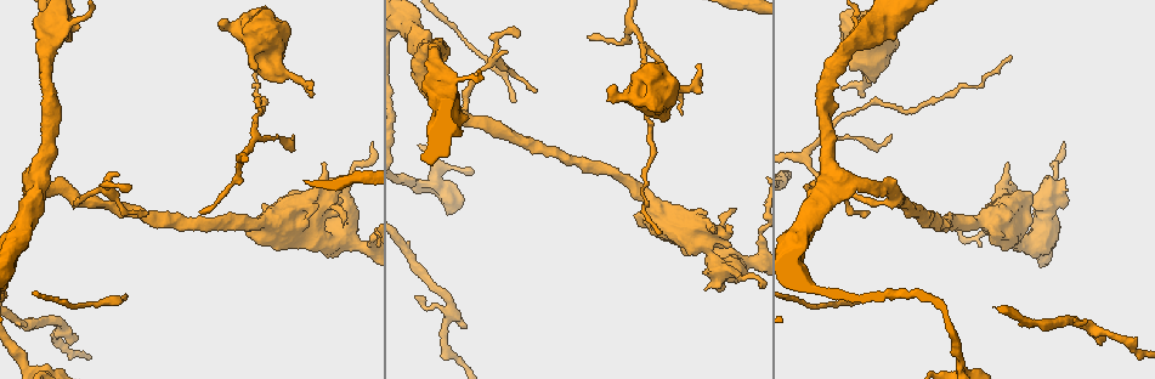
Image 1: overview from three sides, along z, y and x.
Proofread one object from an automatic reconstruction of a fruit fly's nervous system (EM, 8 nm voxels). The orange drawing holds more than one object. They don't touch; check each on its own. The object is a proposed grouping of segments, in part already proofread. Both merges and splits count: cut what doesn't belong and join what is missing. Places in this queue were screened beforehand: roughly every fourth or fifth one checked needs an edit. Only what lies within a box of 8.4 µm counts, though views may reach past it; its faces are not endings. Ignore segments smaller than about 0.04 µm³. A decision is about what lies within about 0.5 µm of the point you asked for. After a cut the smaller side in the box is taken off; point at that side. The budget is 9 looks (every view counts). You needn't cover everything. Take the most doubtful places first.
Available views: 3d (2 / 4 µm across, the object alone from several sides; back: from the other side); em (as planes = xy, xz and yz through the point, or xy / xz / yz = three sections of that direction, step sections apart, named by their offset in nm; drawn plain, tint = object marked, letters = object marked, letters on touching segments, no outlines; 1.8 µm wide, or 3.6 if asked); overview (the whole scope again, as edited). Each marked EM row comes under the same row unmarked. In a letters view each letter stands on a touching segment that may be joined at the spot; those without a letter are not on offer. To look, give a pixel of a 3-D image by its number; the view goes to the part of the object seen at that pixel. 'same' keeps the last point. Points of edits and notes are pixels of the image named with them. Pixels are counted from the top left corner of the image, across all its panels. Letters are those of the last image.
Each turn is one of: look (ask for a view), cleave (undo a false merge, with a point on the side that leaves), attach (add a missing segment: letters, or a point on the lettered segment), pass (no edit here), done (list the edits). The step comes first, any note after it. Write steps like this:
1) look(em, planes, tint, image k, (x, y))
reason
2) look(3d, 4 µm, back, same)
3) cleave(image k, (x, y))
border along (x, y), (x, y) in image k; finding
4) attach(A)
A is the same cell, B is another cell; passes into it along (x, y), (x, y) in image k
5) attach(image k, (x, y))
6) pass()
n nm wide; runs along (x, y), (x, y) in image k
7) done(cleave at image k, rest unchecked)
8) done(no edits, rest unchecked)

look(em, yz, step 8, tint, image 1, (697, 64))
free end

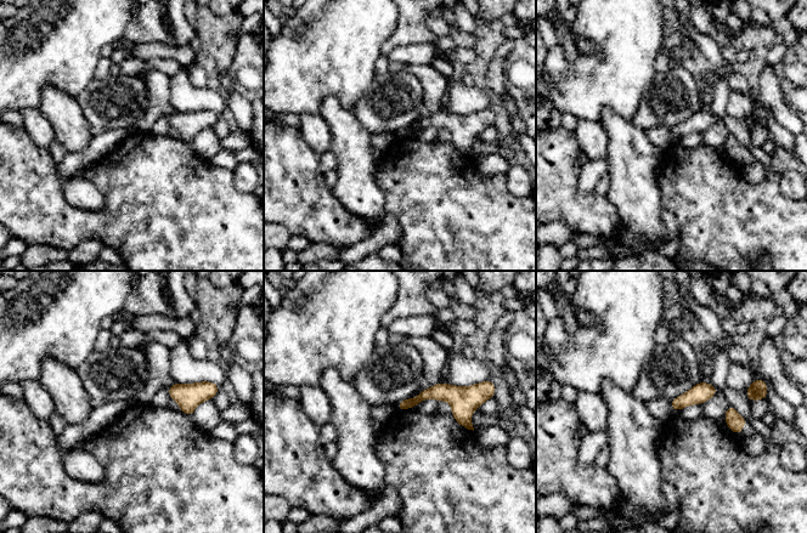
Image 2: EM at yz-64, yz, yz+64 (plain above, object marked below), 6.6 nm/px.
look(em, planes, letters, same)

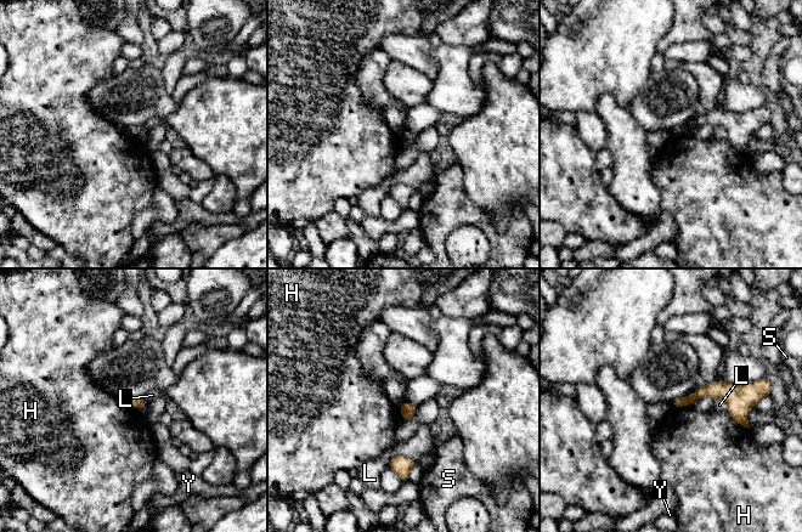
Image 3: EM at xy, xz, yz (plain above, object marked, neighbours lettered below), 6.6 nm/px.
pass()
H, L, S and Y are other cells; border along (727, 412), (736, 423), (749, 429) in image 3; no lettered segment goes on from it

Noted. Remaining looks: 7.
look(em, planes, letters, image 1, (221, 24))
free end

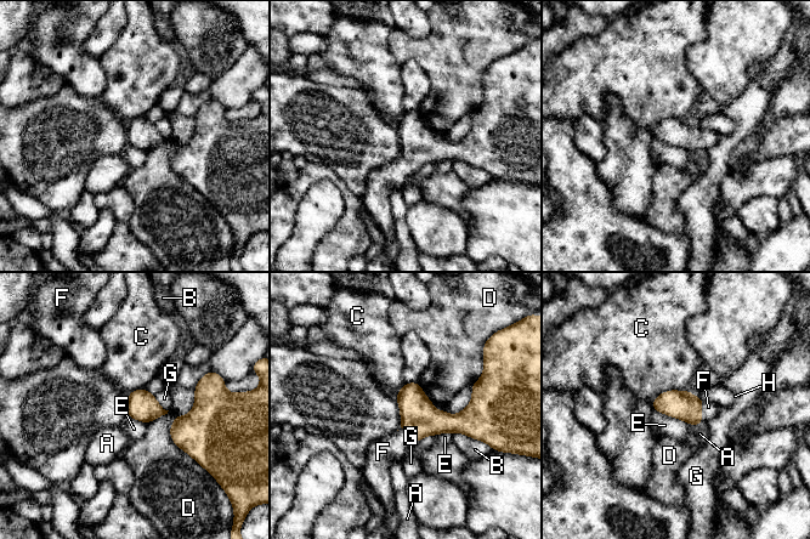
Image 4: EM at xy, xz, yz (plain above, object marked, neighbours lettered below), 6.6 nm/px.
attach(F)
F is the same cell, A, B, C, D, E, G and H are other cells; passes into it along (419, 418), (408, 431), (383, 452) in image 4; the neuron continues

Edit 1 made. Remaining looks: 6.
look(overview)

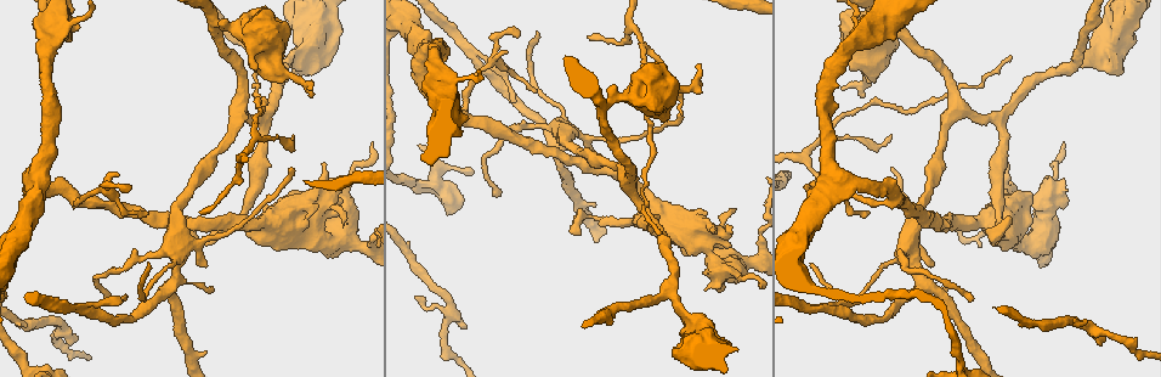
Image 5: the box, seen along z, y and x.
look(3d, 2 µm, image 5, (347, 242))
closes a loop

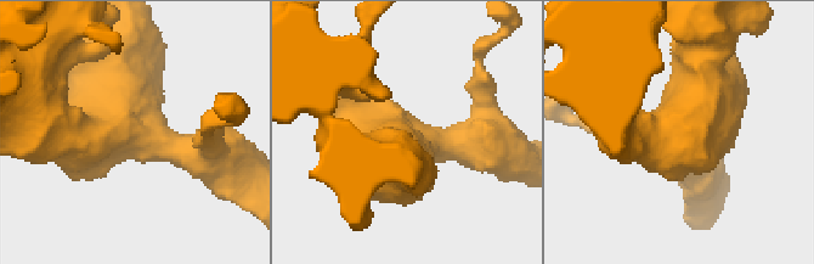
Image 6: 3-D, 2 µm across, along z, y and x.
look(em, planes, letters, image 6, (135, 133))
3 arms; arms of 300, 380, 400 nm

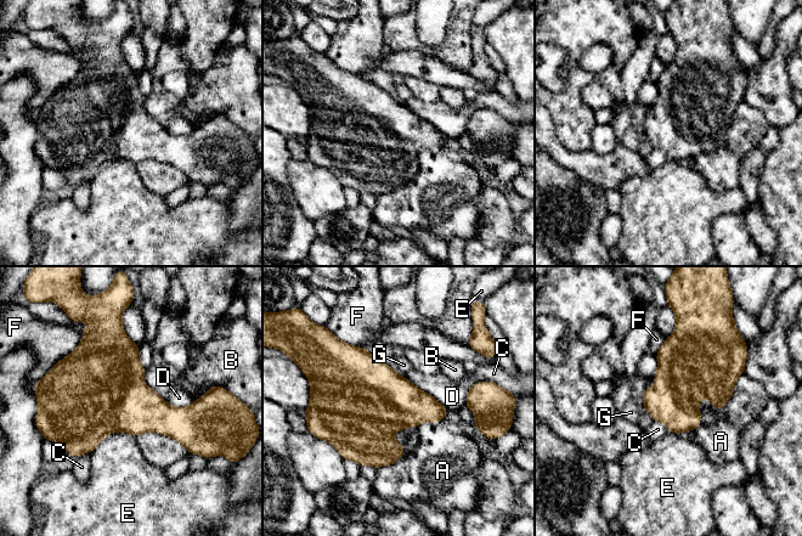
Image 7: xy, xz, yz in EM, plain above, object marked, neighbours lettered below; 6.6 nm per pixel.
pass()
A, B, C, D, E, F and G are other cells; border along (654, 419), (659, 419), (670, 432) in image 7; one neuron here

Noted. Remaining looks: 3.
look(3d, 2 µm, image 5, (119, 174))
tapers out

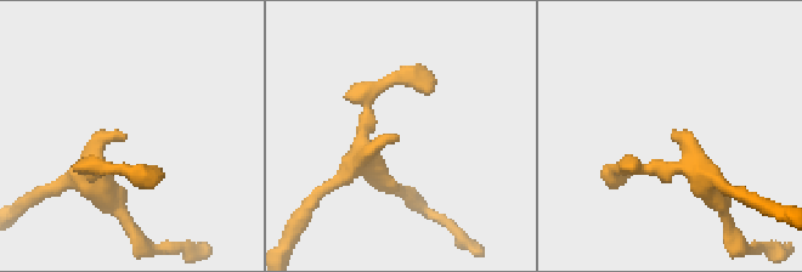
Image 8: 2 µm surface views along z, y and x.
look(em, 3.6 µm, planes, letters, image 8, (674, 132))

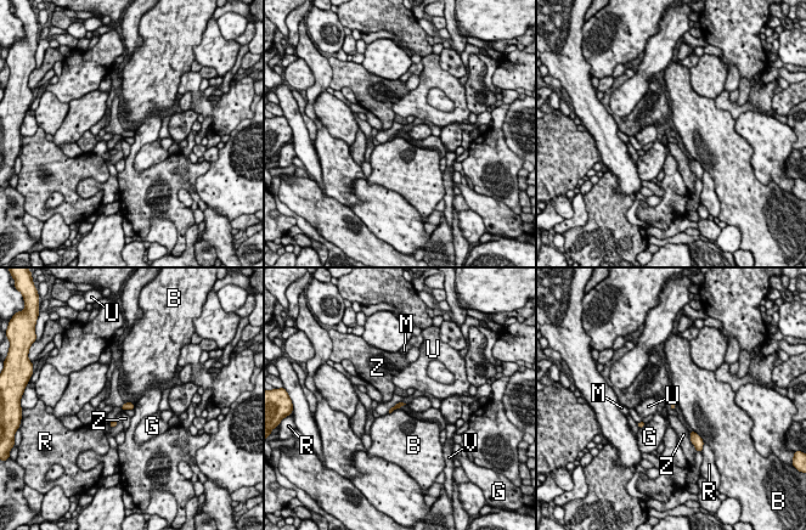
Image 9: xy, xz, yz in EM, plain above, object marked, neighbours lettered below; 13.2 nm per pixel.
pass()
70 nm wide; B touches over 170 nm; B, G, M, R, U, V and Z are other cells; none of them fits

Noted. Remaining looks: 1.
done(attach at image 4, rest unchecked)

